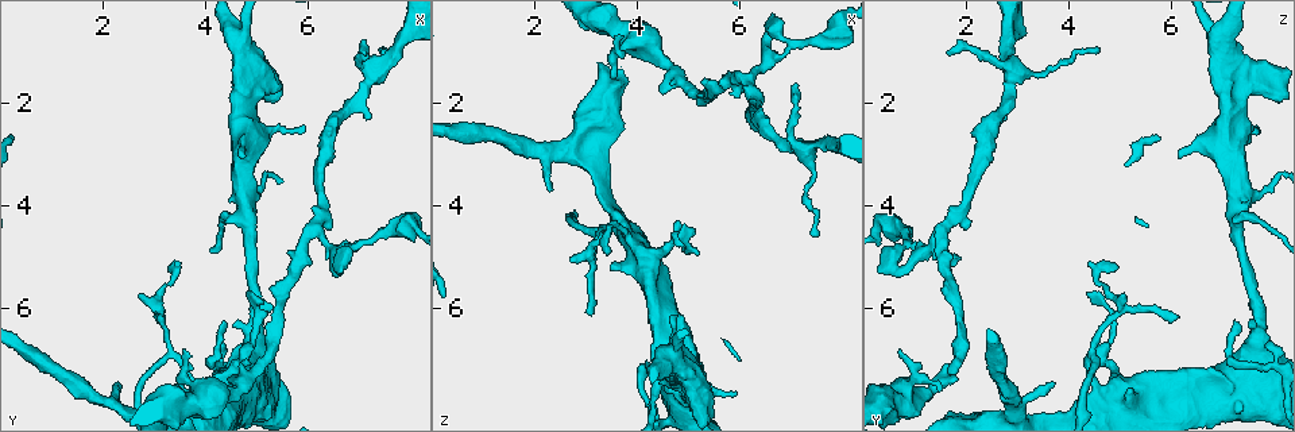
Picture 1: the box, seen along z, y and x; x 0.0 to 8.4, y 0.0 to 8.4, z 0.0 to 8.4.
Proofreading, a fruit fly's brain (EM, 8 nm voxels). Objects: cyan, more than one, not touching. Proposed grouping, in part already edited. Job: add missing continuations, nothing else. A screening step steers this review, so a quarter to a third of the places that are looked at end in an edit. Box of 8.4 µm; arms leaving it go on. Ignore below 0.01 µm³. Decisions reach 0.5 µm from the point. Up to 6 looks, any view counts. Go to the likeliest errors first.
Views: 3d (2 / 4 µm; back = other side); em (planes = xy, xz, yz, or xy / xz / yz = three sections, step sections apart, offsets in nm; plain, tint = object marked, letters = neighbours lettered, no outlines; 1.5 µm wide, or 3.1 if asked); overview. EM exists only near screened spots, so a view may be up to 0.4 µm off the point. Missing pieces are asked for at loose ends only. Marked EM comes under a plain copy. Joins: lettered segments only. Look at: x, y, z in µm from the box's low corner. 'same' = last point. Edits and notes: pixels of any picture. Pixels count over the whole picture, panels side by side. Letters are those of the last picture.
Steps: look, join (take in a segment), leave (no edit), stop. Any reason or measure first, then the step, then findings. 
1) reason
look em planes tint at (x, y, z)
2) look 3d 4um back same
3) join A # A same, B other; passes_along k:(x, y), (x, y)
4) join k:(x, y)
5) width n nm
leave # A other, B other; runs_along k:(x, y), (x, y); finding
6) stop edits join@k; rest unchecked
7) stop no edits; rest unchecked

tapers out
look em xz step 8 letters at (6.00, 2.50, 7.60)

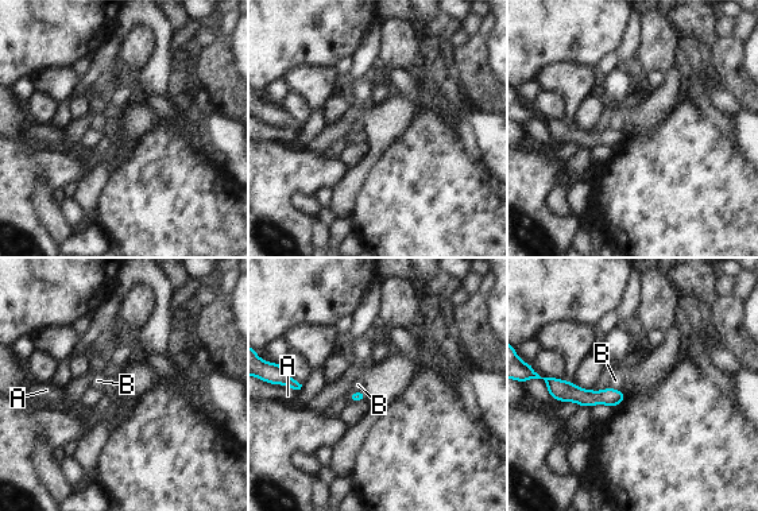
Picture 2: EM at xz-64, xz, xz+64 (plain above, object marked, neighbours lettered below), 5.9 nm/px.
look em planes letters same

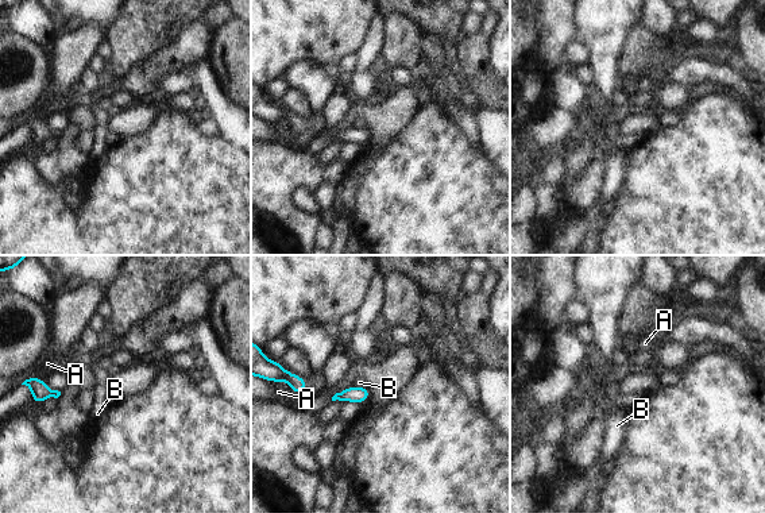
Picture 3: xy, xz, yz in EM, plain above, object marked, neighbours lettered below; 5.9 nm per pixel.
leave # A other, B other; border 3:(354, 385), (366, 386); no lettered segment goes on from it

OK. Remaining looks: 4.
thin end
look em planes letters at (3.20, 6.20, 6.10)

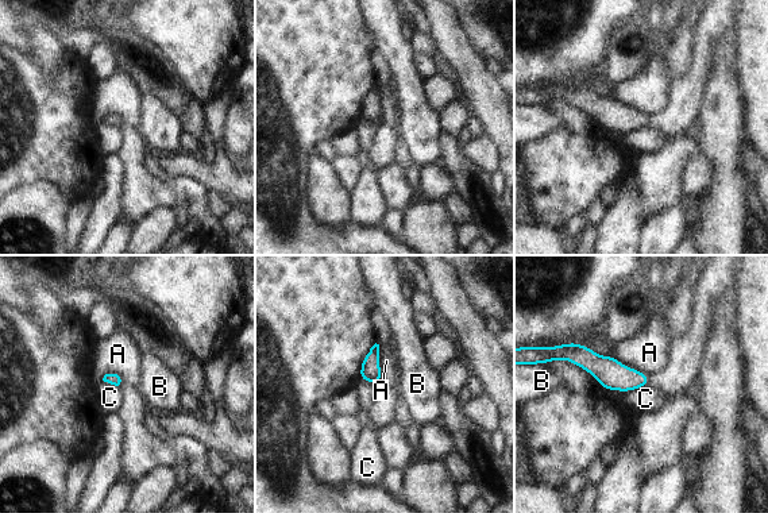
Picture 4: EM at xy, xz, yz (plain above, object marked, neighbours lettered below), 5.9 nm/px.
leave # A other, B other, C other; border 4:(378, 344), (379, 378), (382, 382); none of them fits

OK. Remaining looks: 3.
thin end
look em planes letters at (7.45, 0.95, 4.60)

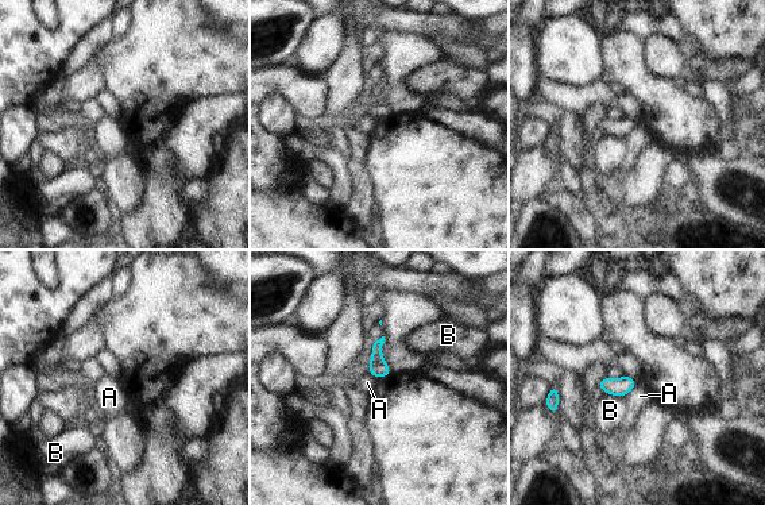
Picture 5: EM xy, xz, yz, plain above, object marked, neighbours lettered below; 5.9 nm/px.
leave # A other, B other; border 5:(637, 380), (637, 384), (625, 397); no lettered segment goes on from it

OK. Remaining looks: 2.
stop no edits; rest unchecked

